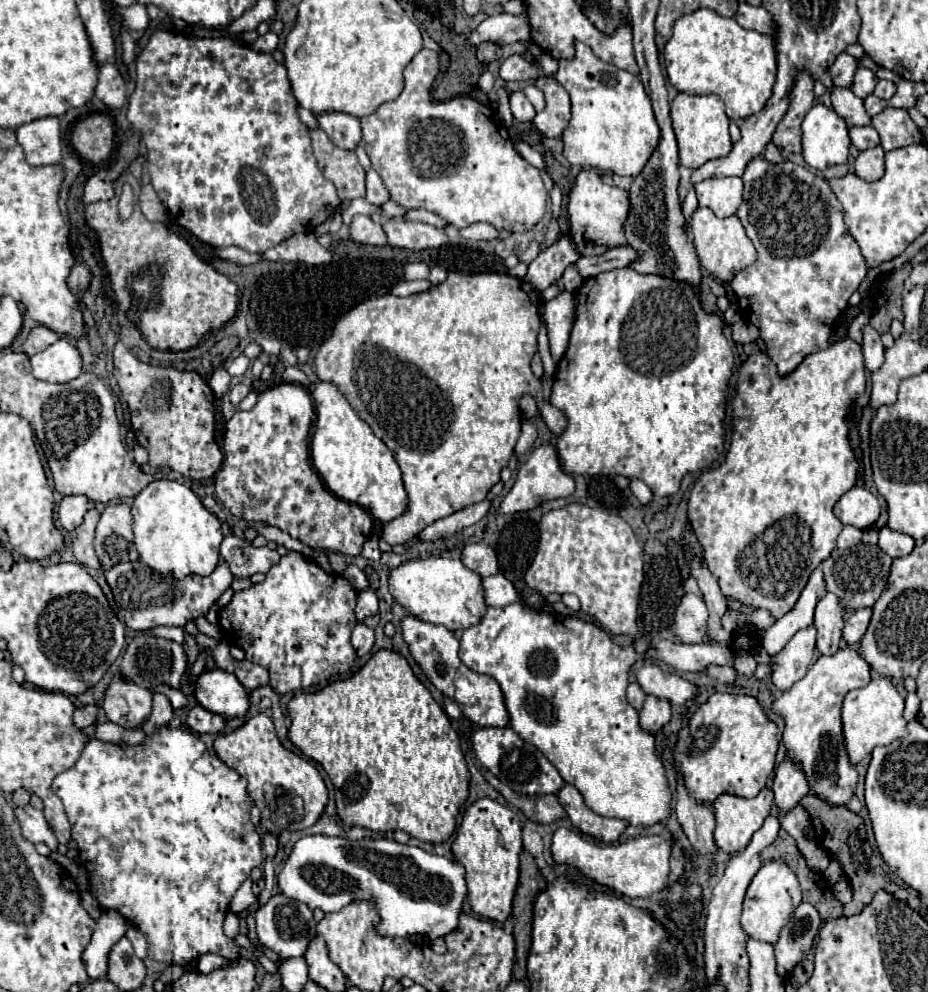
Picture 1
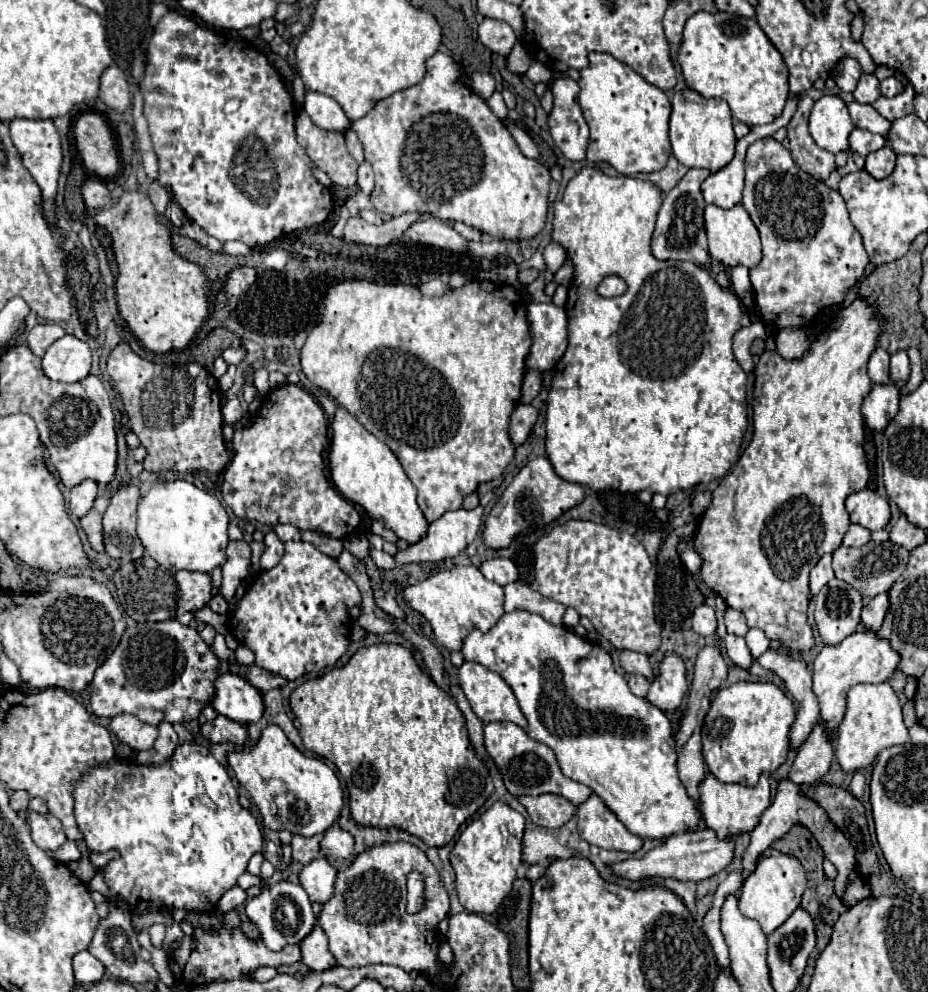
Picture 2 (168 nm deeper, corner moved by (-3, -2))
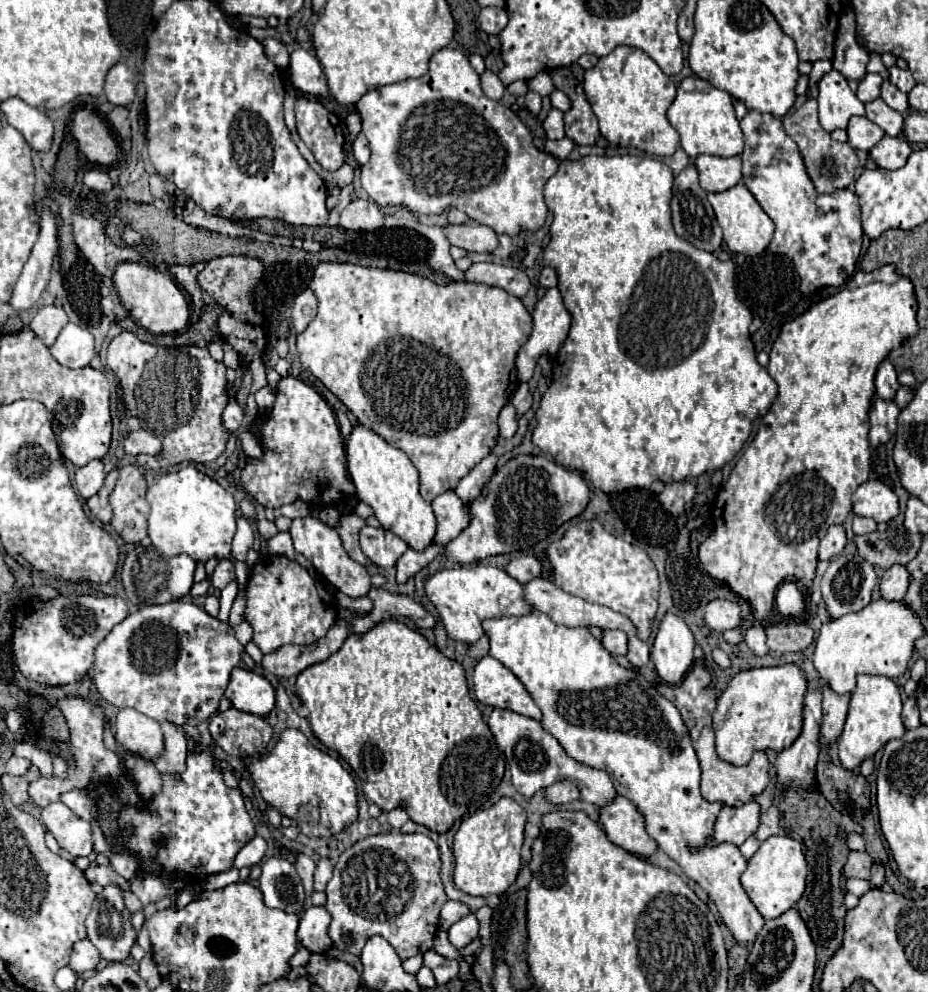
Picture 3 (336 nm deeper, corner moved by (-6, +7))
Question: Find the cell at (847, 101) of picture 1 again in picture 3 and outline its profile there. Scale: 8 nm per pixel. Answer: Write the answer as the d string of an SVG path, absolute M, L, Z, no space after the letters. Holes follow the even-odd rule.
M874 99L874 101L866 103L864 107L866 107L866 117L872 123L876 123L880 129L884 129L886 135L896 137L902 131L902 119L904 119L904 115L900 115L894 109L890 109L882 99Z

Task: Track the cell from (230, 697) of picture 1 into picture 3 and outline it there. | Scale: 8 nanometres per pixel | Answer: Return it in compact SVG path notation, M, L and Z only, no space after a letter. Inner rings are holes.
M236 667L230 675L224 697L238 711L266 717L274 709L274 687L264 675Z

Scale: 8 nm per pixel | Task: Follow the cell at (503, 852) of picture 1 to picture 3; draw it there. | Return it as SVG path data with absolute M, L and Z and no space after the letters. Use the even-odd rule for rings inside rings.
M502 797L490 809L464 817L454 837L454 883L468 895L488 897L504 893L520 871L520 849L524 841L526 811L510 797Z

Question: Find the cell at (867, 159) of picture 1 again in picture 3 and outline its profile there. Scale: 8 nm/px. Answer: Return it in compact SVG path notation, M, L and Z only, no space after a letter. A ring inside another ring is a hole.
M884 135L878 141L878 145L870 151L872 159L882 169L900 169L900 167L904 167L910 153L912 153L912 147L910 147L908 141L898 139L898 137L888 137L888 135Z

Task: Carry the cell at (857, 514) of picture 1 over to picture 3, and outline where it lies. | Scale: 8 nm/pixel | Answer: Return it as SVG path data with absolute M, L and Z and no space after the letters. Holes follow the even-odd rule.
M866 481L852 495L854 513L874 521L890 521L898 515L898 497L882 481Z

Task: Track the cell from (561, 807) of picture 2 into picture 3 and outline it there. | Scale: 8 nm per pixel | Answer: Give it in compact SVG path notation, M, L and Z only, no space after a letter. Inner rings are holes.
M558 781L558 783L550 785L548 789L544 789L544 795L546 795L546 801L552 805L564 805L564 803L580 799L578 787L574 787L574 783L566 783L566 781Z

